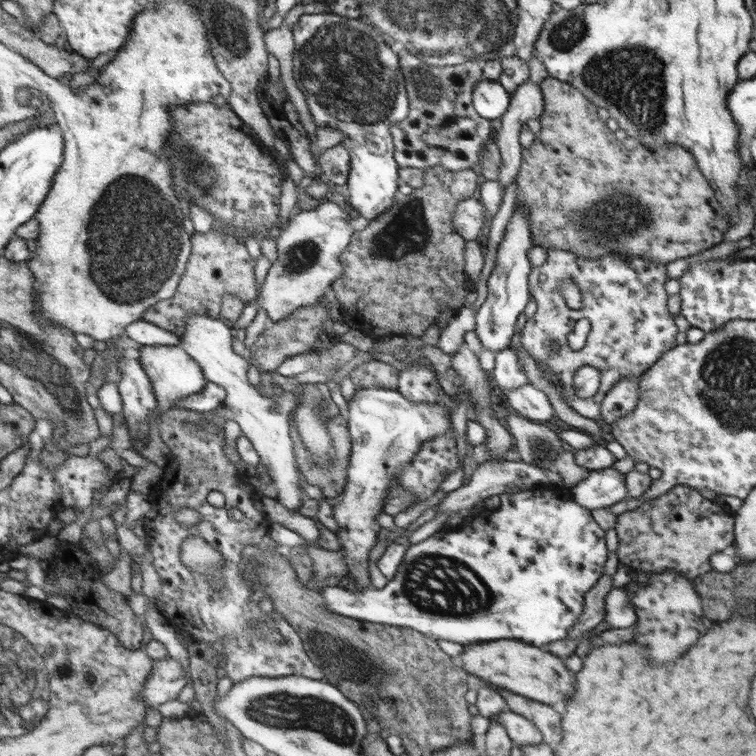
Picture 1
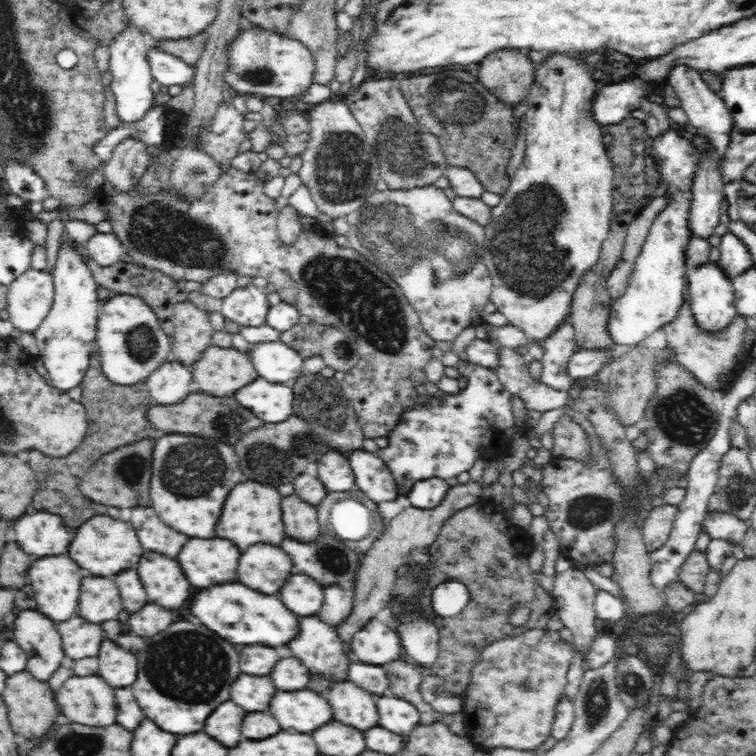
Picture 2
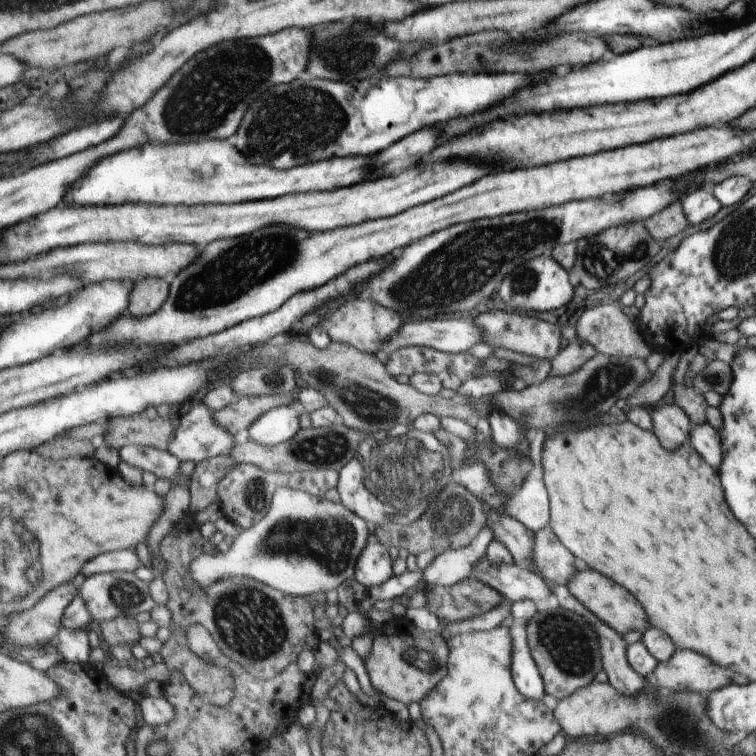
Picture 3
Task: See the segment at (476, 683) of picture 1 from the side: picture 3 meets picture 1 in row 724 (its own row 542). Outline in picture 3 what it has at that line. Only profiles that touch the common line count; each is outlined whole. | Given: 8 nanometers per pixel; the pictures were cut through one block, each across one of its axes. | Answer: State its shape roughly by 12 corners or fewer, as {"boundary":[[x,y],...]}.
{"boundary":[[548,526],[535,533],[533,559],[544,580],[567,585],[575,556]]}

